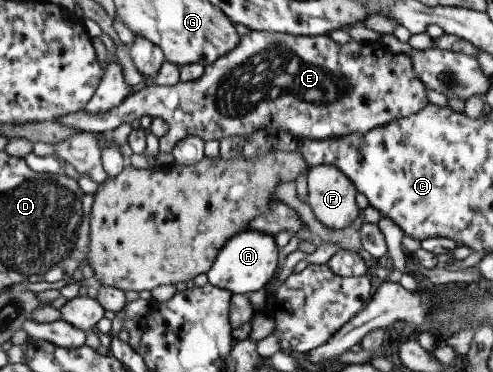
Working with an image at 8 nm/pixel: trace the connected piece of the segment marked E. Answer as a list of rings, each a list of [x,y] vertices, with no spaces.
[[[250,30],[240,36],[236,48],[206,66],[197,80],[180,81],[173,86],[152,83],[130,93],[118,107],[104,113],[90,115],[88,111],[78,110],[56,117],[53,121],[80,128],[84,132],[110,133],[122,123],[130,123],[133,119],[139,120],[150,114],[168,123],[168,132],[160,138],[159,148],[162,153],[171,153],[172,148],[188,136],[198,136],[205,142],[219,142],[222,137],[245,137],[260,129],[288,131],[297,139],[312,140],[342,138],[354,132],[364,134],[382,124],[416,114],[428,103],[425,85],[415,75],[415,67],[409,56],[394,54],[367,41],[350,40],[346,44],[339,44],[329,35],[300,36]]]

